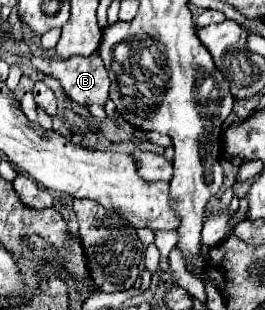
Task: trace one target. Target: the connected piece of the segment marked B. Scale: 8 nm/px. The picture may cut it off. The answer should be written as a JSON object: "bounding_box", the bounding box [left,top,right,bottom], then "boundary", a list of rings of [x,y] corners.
{"bounding_box":[32,54,110,108],"boundary":[[[98,54],[74,56],[68,60],[32,58],[32,62],[36,62],[36,68],[40,72],[50,72],[56,76],[62,82],[64,92],[78,106],[88,108],[90,104],[106,104],[110,80]]]}

